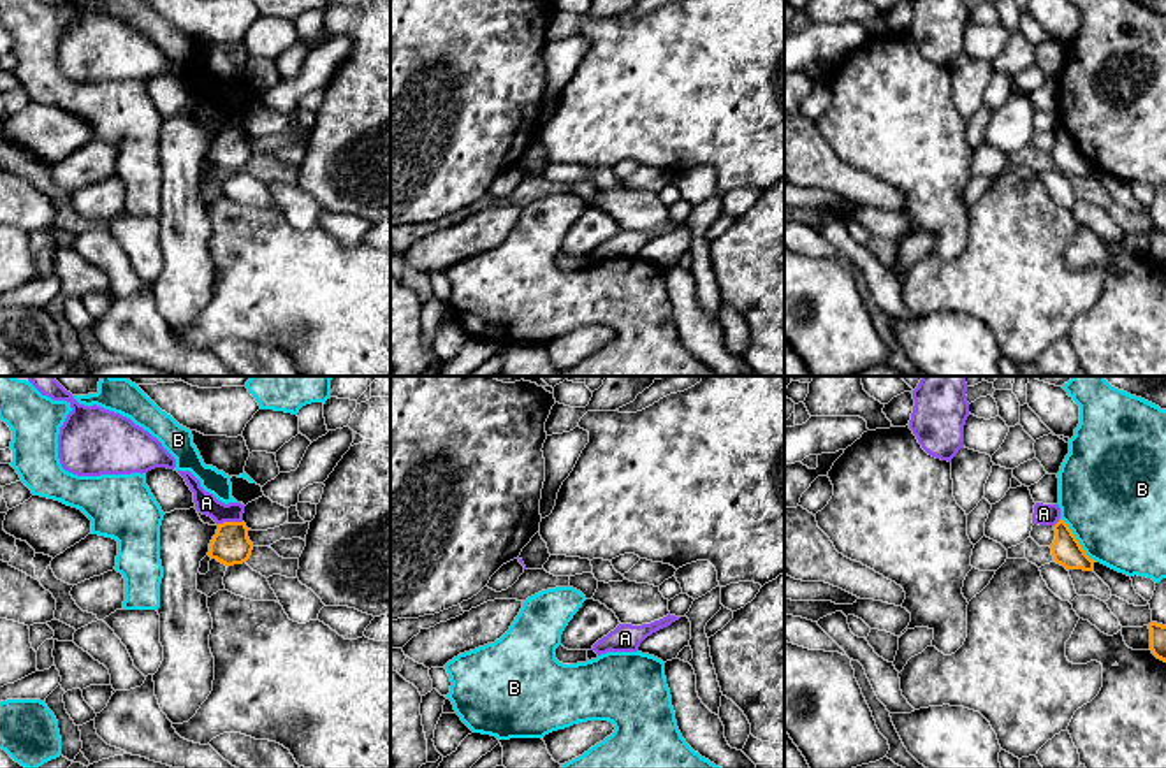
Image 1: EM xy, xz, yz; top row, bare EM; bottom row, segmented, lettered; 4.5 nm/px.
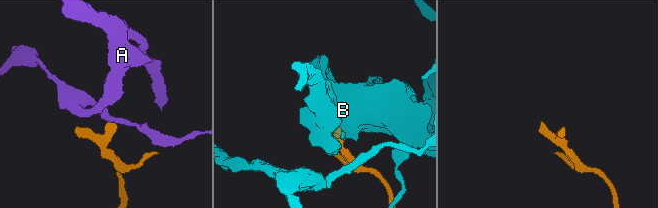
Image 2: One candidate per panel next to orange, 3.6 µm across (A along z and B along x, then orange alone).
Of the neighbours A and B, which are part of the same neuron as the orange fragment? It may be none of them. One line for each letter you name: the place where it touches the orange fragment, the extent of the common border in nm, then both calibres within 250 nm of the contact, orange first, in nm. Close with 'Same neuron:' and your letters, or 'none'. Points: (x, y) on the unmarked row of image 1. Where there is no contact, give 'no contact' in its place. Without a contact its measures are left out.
Same neuron: none

